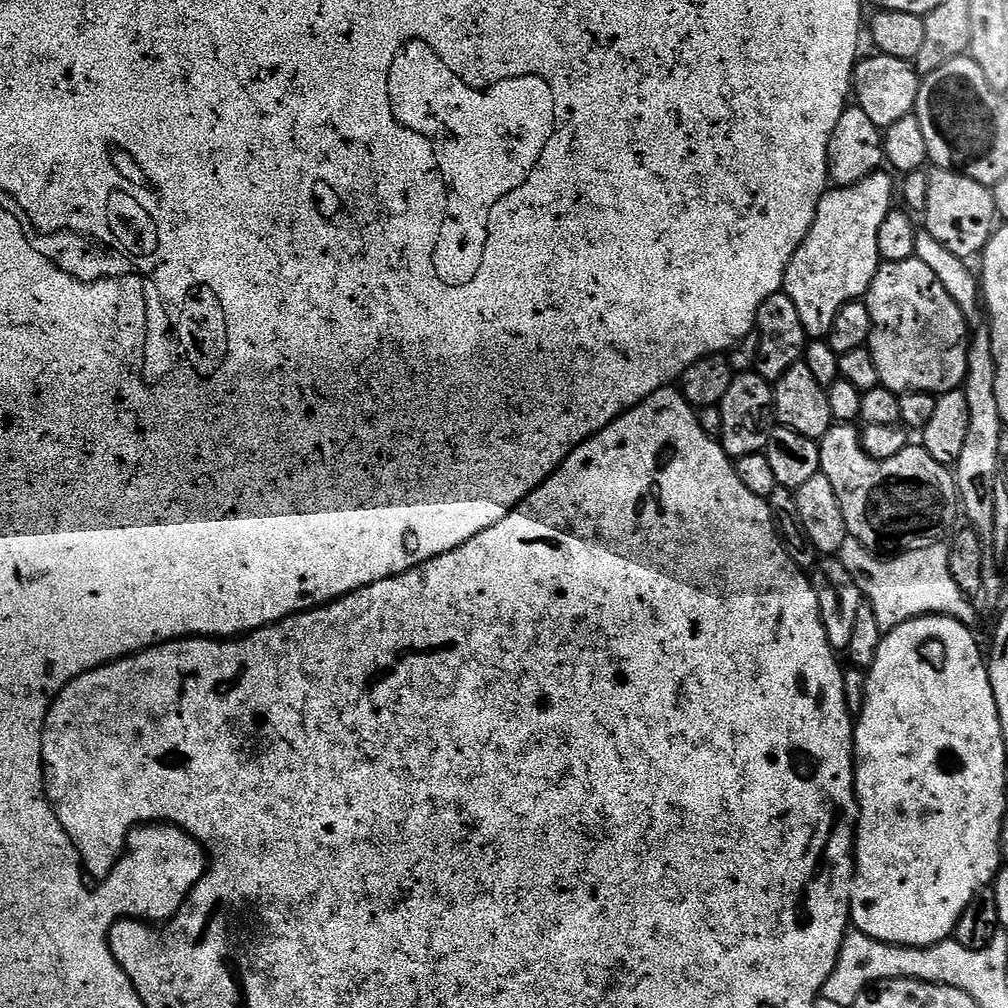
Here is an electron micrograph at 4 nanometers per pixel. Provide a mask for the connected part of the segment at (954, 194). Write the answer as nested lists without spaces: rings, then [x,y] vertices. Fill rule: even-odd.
[[[937,167],[928,172],[928,181],[930,191],[926,194],[926,210],[922,213],[923,227],[934,238],[938,238],[938,242],[942,242],[950,254],[958,254],[958,258],[966,261],[971,261],[972,256],[979,257],[998,227],[991,187],[974,182],[974,178]]]

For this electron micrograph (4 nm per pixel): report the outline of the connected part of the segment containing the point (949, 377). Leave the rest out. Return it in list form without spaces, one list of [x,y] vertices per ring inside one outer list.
[[[915,258],[906,261],[881,263],[874,282],[868,288],[868,320],[872,323],[872,337],[866,341],[878,366],[881,385],[897,394],[931,392],[943,394],[957,391],[968,377],[968,345],[970,321],[958,310],[958,302],[946,294],[946,286],[934,278],[926,262]]]

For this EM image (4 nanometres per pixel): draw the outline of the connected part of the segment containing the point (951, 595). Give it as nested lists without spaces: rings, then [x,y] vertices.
[[[847,538],[840,549],[838,559],[846,570],[850,570],[850,578],[858,586],[861,597],[874,610],[874,618],[882,630],[896,628],[907,620],[916,620],[919,616],[953,616],[958,622],[972,626],[975,625],[976,608],[971,599],[958,590],[958,582],[950,574],[950,558],[948,557],[948,544],[941,542],[913,552],[901,552],[899,556],[881,558],[875,552],[869,552],[866,546],[862,546],[856,540]]]

